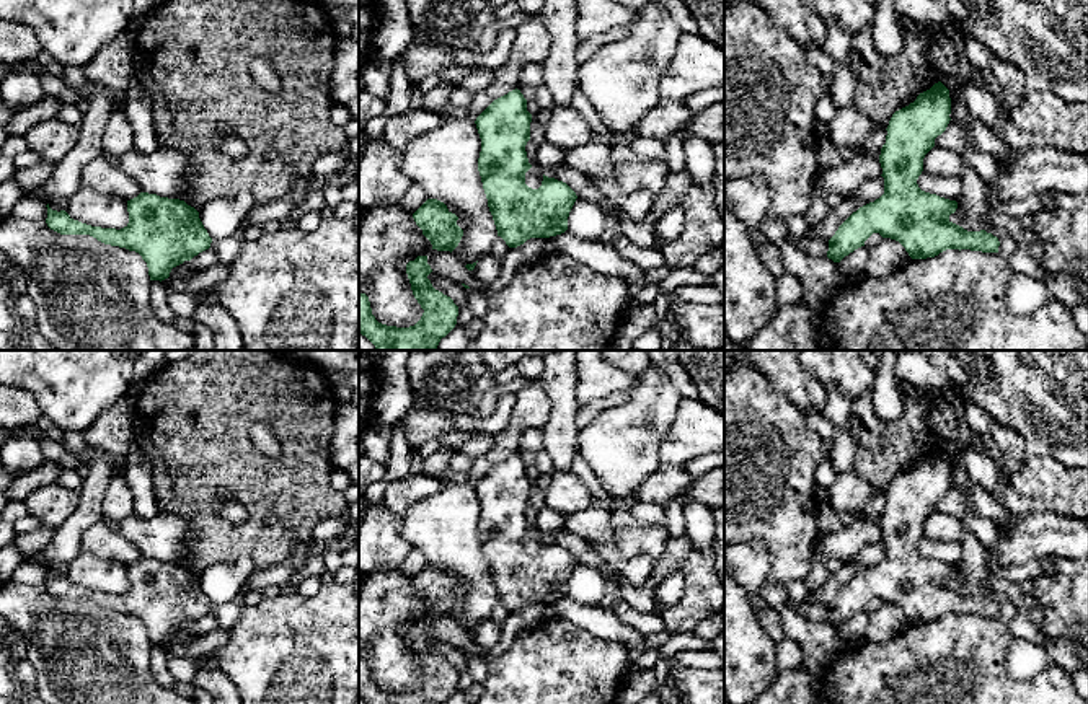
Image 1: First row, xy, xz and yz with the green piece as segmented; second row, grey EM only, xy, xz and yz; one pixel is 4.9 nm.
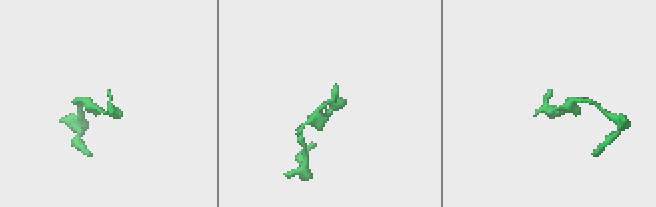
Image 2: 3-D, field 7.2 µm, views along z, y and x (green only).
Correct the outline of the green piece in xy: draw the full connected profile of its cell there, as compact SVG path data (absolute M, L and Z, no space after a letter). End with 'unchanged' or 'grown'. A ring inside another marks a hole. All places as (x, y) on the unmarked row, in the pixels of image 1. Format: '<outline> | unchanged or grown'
M140 557L127 565L129 588L121 593L101 593L73 585L65 575L52 575L47 572L46 588L60 600L90 600L98 606L111 611L135 616L147 627L150 645L165 645L173 632L191 626L199 618L210 613L212 603L204 593L199 577L179 564L160 562L157 559Z | unchanged

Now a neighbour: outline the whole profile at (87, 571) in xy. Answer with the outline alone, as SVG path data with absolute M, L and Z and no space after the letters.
M82 551L65 567L70 583L101 593L121 595L129 588L127 567L117 561L104 559Z

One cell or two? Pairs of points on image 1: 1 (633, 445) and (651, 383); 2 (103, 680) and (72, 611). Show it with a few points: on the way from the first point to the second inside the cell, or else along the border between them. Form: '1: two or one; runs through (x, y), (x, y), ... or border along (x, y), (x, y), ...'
1: one; runs through (638, 431), (651, 406), (651, 398)
2: one; runs through (93, 664), (72, 642), (72, 628)

